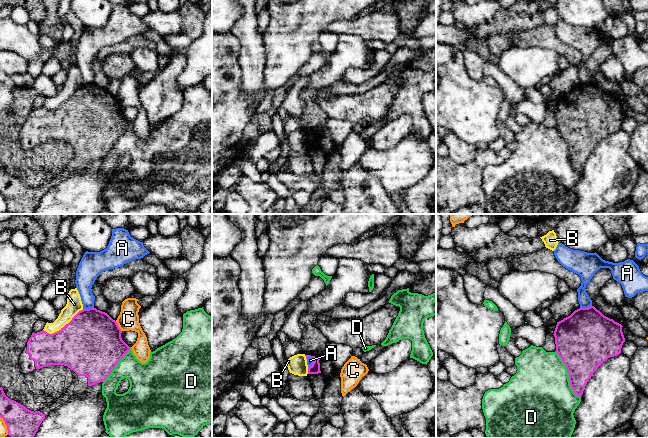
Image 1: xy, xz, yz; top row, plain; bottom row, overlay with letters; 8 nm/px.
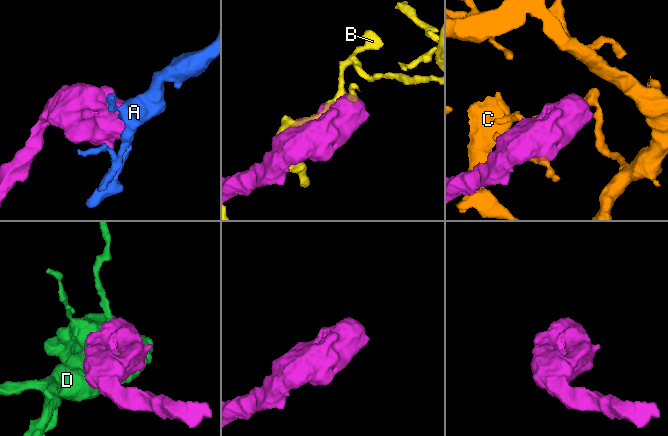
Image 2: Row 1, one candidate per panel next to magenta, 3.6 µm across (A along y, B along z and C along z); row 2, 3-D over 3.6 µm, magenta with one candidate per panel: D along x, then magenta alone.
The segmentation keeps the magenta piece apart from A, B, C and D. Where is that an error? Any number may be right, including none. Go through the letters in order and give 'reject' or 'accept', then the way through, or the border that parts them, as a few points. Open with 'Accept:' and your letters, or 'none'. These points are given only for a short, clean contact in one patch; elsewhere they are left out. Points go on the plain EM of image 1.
Accept: none
A: reject
B: reject
C: reject
D: reject

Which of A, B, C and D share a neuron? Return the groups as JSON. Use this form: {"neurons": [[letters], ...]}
{"neurons": [["A"], ["B"], ["C"], ["D"]]}

